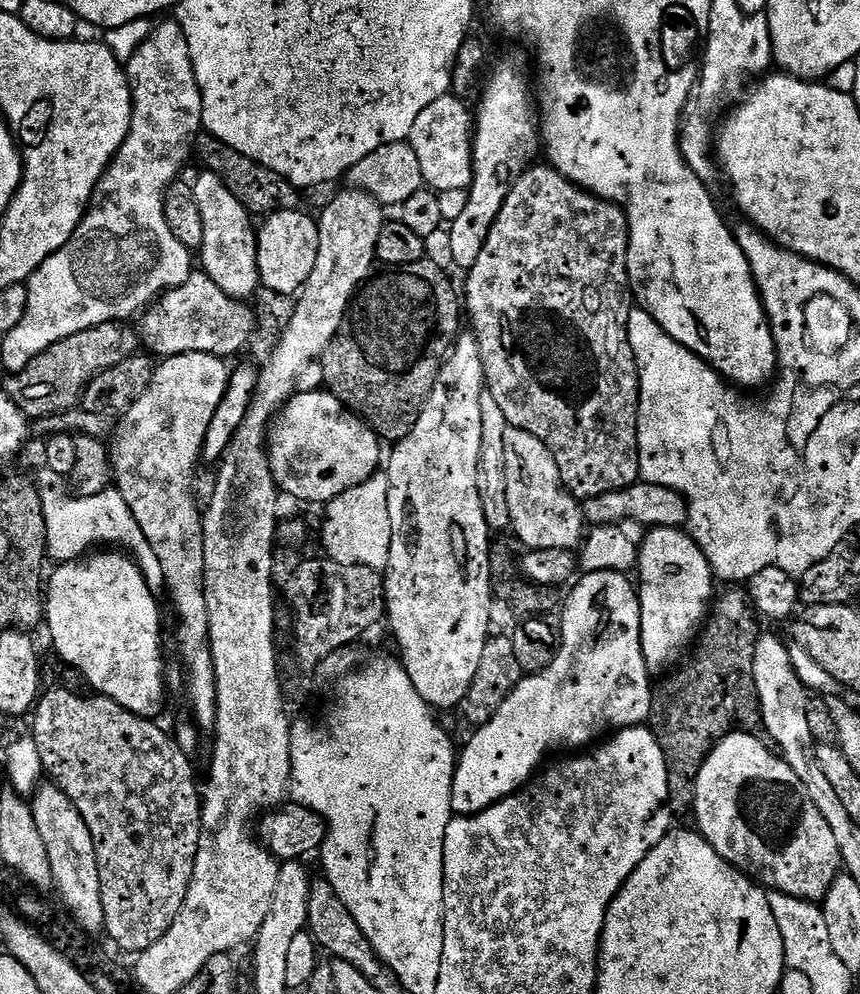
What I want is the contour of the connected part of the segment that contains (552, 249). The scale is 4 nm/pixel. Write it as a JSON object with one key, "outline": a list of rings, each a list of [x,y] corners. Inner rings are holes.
{"outline":[[[551,166],[529,167],[512,181],[508,193],[498,210],[498,216],[478,262],[467,269],[468,285],[462,288],[466,297],[466,316],[472,319],[471,331],[474,333],[480,357],[484,363],[484,379],[487,387],[496,392],[513,396],[520,404],[536,411],[537,424],[534,432],[551,448],[557,460],[561,482],[577,498],[584,496],[604,496],[615,488],[621,490],[637,483],[640,475],[640,447],[638,446],[638,410],[640,409],[640,367],[636,365],[634,350],[628,337],[628,319],[634,307],[632,296],[628,293],[628,215],[619,204],[602,200],[591,192],[567,180],[563,174]]]}

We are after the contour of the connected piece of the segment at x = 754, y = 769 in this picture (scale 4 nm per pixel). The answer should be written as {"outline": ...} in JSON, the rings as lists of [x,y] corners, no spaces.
{"outline":[[[740,731],[727,733],[704,759],[696,779],[695,827],[724,860],[729,864],[743,865],[769,889],[784,892],[787,896],[799,896],[802,900],[823,901],[842,868],[834,831],[819,812],[818,806],[811,801],[807,786],[787,761],[771,748],[772,753],[758,737]]]}

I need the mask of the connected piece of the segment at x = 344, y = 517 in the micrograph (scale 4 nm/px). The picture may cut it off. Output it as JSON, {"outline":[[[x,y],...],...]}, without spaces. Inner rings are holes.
{"outline":[[[375,473],[333,497],[328,501],[326,511],[324,548],[333,561],[350,564],[387,561],[392,527],[388,513],[388,479],[383,473]]]}

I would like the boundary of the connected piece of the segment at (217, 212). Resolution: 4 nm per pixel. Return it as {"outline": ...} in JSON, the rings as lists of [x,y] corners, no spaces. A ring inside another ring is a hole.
{"outline":[[[204,170],[192,189],[194,198],[198,198],[198,206],[202,214],[202,246],[198,249],[198,256],[204,259],[203,271],[222,289],[226,295],[237,298],[249,298],[261,287],[259,258],[257,256],[258,228],[254,223],[244,203],[236,197],[229,188],[223,176],[212,170]]]}

